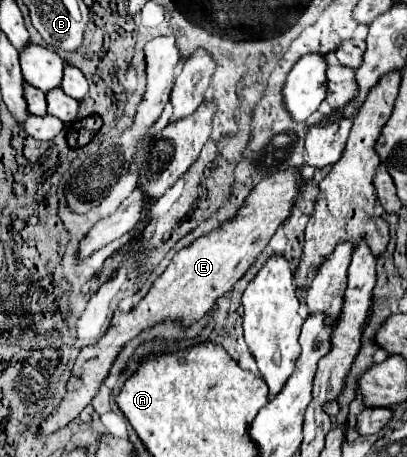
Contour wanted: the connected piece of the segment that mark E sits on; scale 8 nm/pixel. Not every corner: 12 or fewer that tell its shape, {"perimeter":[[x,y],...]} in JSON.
{"perimeter":[[298,168],[258,182],[238,216],[182,248],[130,312],[84,346],[50,434],[98,394],[126,342],[198,322],[300,196]]}

